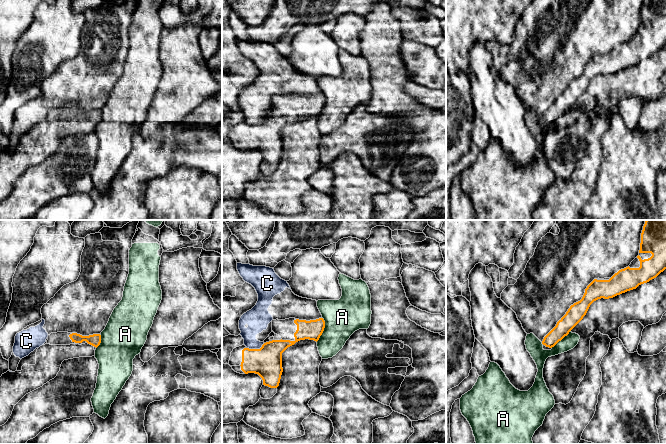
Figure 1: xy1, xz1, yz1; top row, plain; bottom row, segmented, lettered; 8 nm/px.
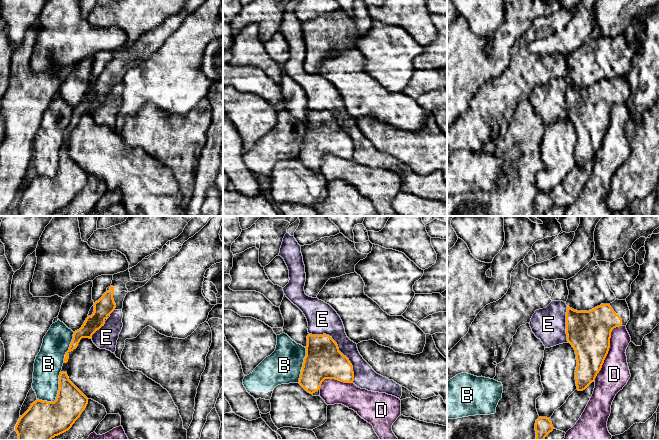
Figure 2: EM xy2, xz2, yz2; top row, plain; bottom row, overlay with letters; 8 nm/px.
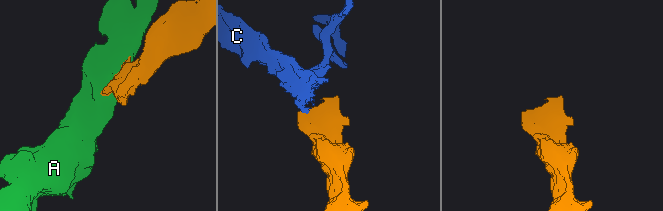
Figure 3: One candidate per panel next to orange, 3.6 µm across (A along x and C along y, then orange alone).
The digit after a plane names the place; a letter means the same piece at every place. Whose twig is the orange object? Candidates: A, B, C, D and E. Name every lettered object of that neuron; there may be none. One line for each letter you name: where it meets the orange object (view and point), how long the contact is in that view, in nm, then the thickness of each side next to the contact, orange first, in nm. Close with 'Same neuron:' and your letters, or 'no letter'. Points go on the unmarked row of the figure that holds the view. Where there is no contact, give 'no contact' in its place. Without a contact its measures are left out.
Same neuron: no letter

